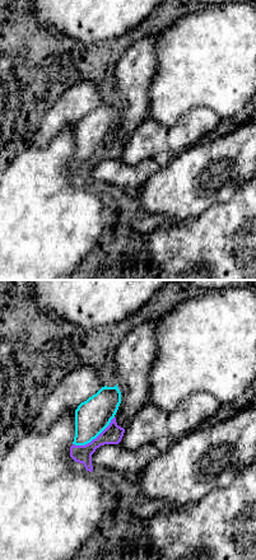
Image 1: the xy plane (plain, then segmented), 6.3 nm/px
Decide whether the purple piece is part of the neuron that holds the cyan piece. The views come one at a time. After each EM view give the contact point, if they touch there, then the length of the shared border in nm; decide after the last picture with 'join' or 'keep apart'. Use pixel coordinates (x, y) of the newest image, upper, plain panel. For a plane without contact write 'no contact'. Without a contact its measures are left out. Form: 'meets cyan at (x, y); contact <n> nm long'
meets cyan at (94, 153); contact 320 nm long

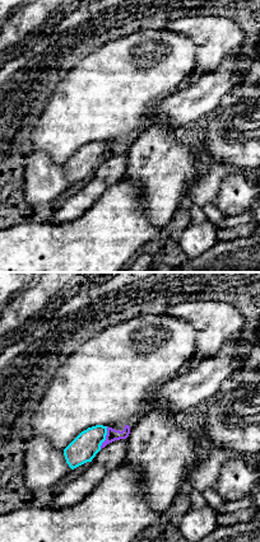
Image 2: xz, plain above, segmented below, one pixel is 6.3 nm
meets cyan at (105, 153); contact 150 nm long

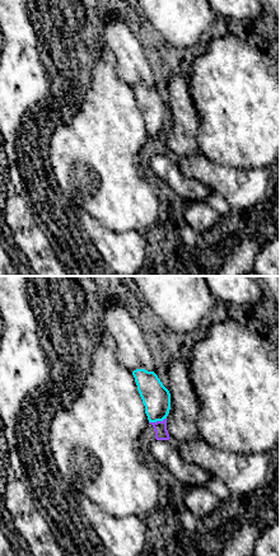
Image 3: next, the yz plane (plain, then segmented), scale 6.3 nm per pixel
meets cyan at (157, 135); contact 120 nm long

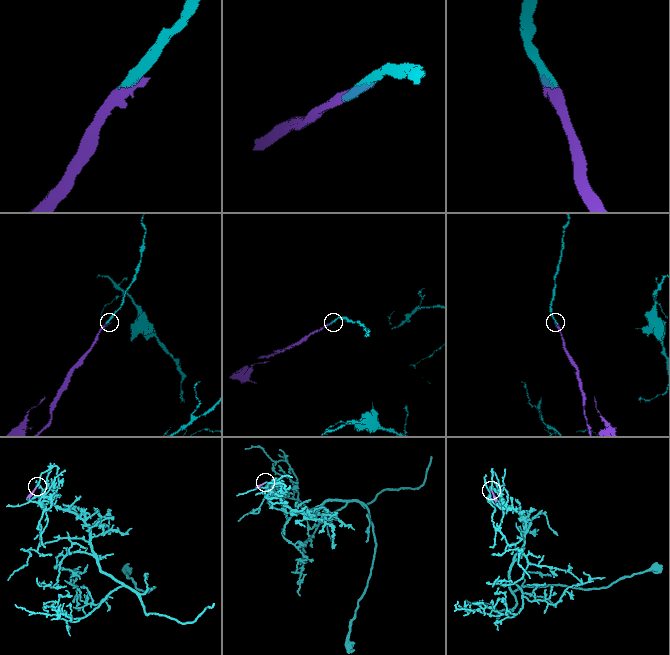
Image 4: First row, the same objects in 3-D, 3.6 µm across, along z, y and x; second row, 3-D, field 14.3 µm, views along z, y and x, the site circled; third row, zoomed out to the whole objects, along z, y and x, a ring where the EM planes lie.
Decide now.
join

